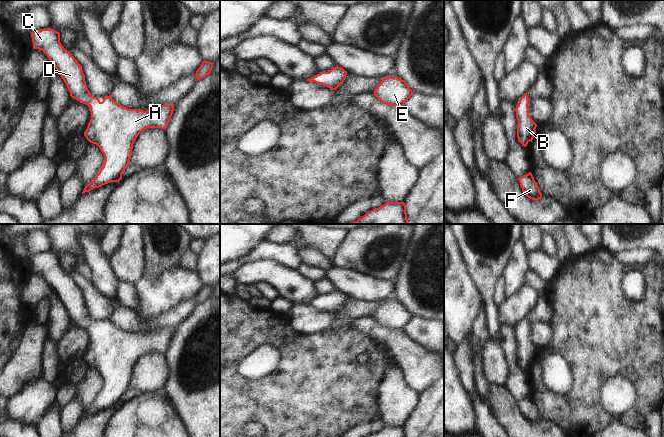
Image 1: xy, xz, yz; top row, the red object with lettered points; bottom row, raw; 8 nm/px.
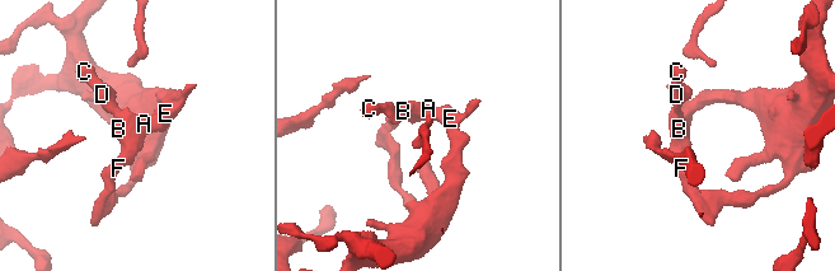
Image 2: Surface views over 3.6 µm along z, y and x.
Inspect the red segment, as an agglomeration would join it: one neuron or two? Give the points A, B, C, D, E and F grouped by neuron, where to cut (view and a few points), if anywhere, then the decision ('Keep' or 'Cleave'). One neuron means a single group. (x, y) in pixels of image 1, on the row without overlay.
Groups: A B C D E F. No split. Keep

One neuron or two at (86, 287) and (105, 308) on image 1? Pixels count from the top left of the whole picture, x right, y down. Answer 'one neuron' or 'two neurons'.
one neuron

